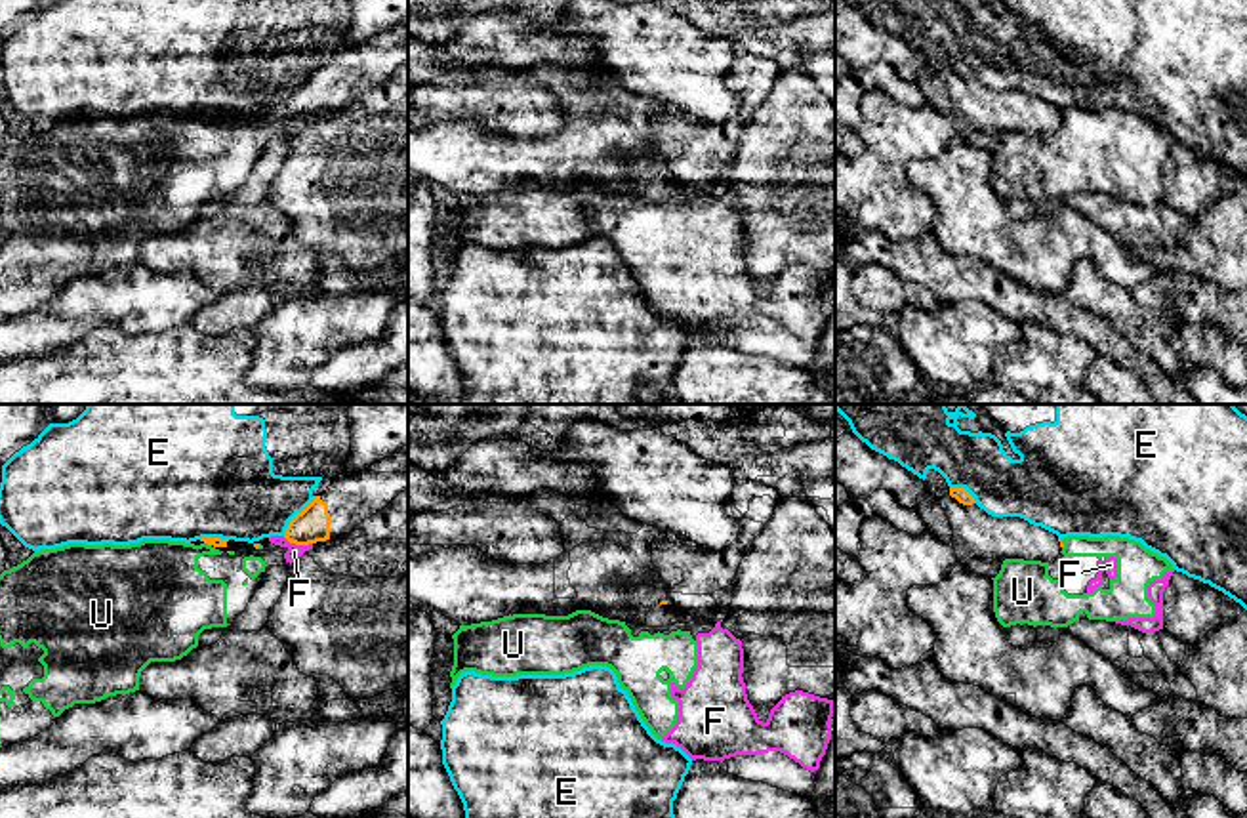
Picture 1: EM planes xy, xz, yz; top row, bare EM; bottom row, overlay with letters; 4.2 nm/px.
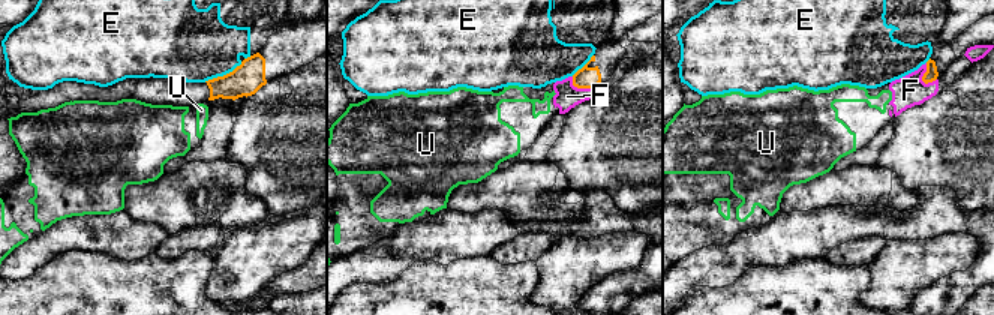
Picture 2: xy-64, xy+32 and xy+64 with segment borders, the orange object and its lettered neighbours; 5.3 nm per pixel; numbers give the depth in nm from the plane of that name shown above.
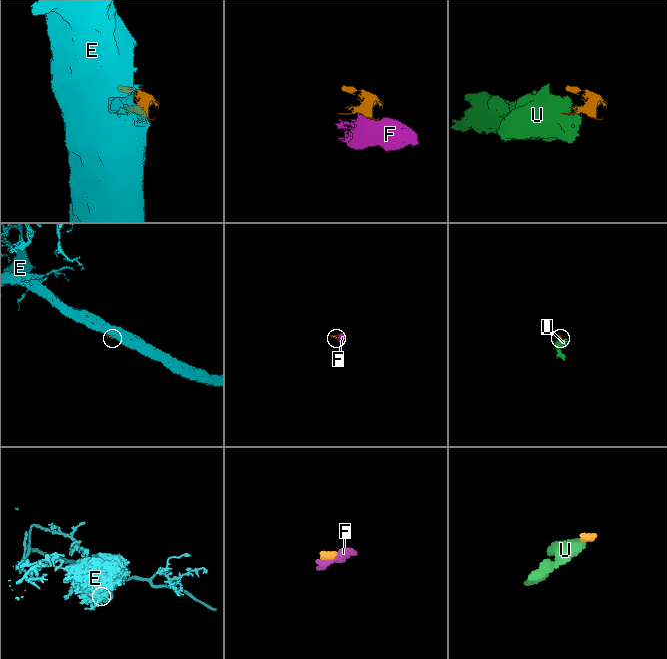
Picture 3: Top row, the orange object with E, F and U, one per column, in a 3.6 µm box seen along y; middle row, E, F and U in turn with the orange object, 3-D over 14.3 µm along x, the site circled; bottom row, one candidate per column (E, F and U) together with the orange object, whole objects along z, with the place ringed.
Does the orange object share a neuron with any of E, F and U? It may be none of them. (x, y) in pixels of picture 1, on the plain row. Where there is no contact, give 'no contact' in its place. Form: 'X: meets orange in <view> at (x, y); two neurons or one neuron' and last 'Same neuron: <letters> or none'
E: meets orange in xy at (296, 88); two neurons
F: meets orange in xy at (298, 117); two neurons
U: meets orange in yz at (1063, 117); two neurons
Same neuron: none

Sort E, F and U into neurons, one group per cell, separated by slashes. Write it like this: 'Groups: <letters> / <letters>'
Groups: E / F U

